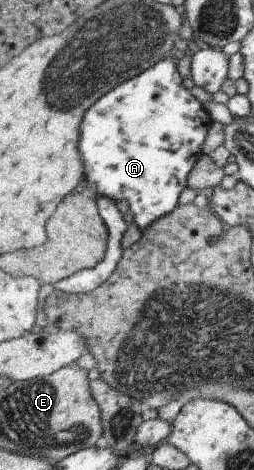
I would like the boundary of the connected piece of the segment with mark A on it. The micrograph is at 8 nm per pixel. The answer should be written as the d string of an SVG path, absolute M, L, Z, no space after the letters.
M168 57L156 62L152 68L122 82L100 98L84 117L80 147L82 162L86 162L87 190L108 196L116 202L126 200L133 213L133 222L146 232L154 222L171 213L178 206L182 192L188 187L188 176L196 162L204 155L204 142L212 128L210 112L186 88L178 68L178 59Z

